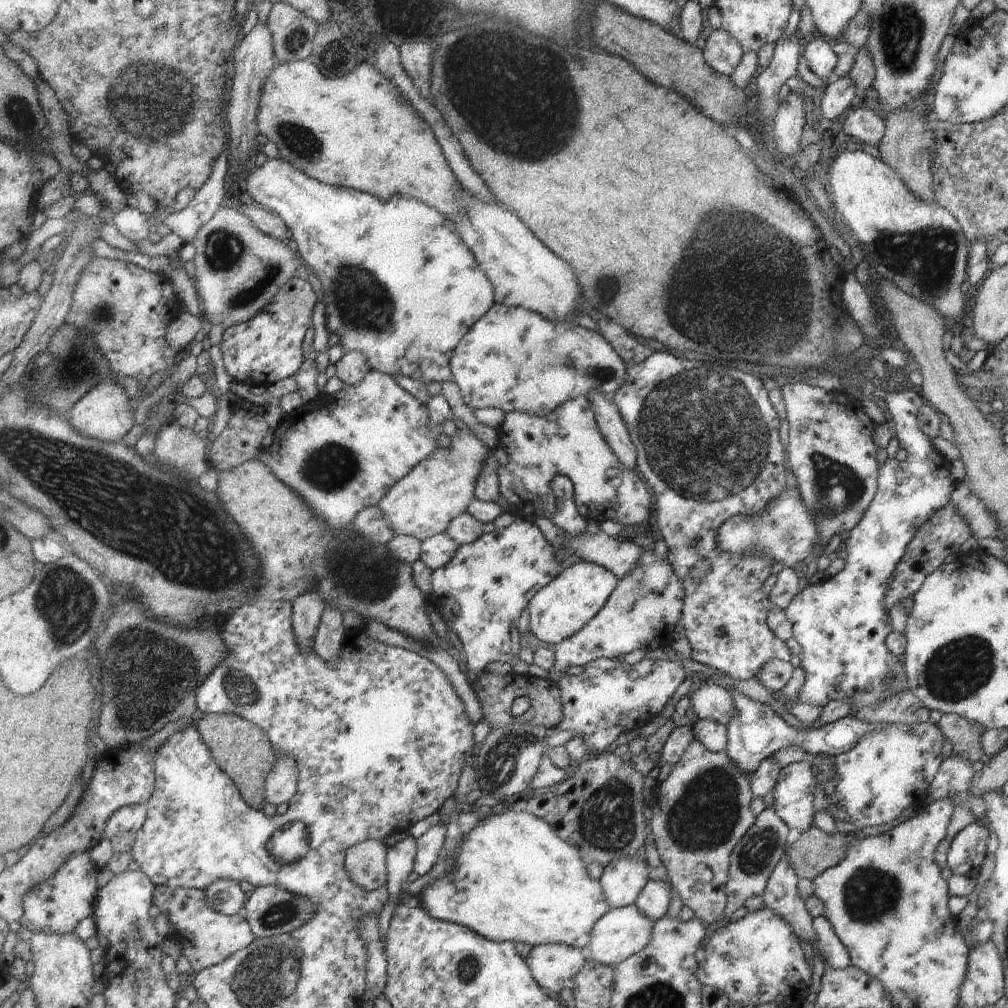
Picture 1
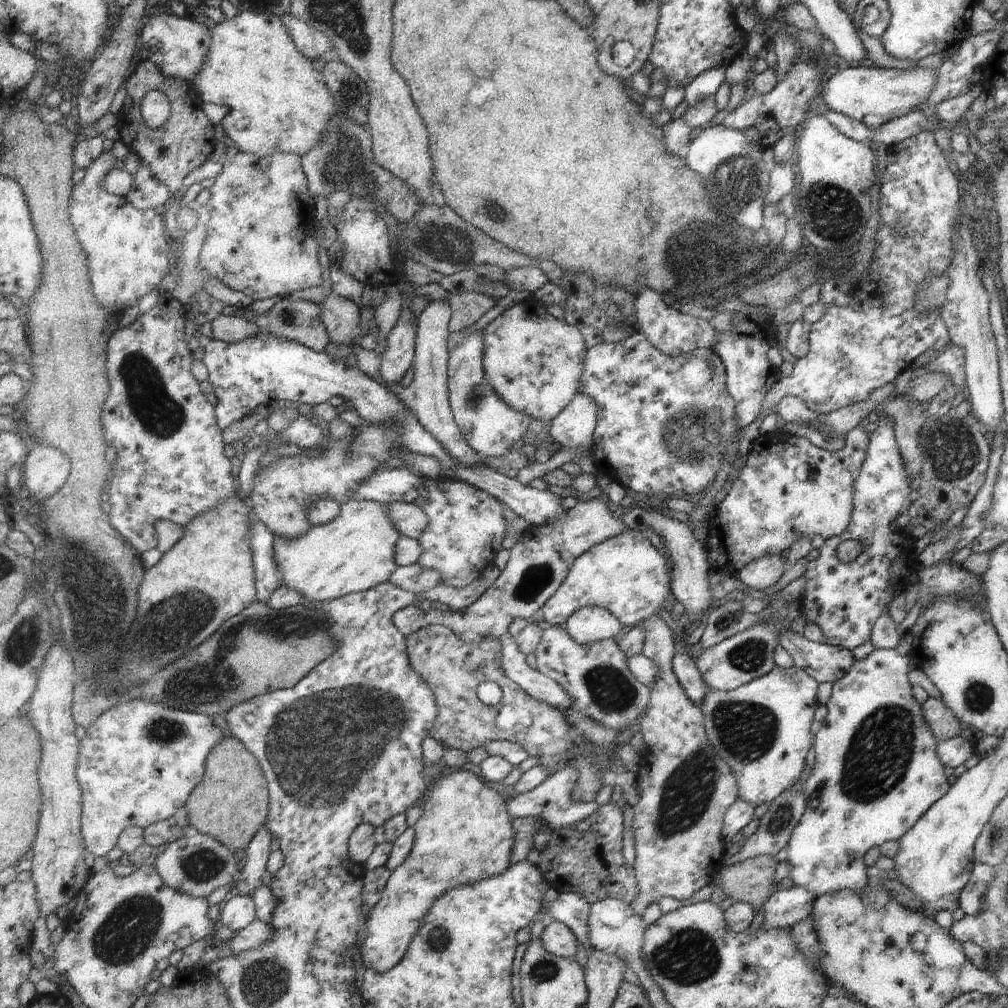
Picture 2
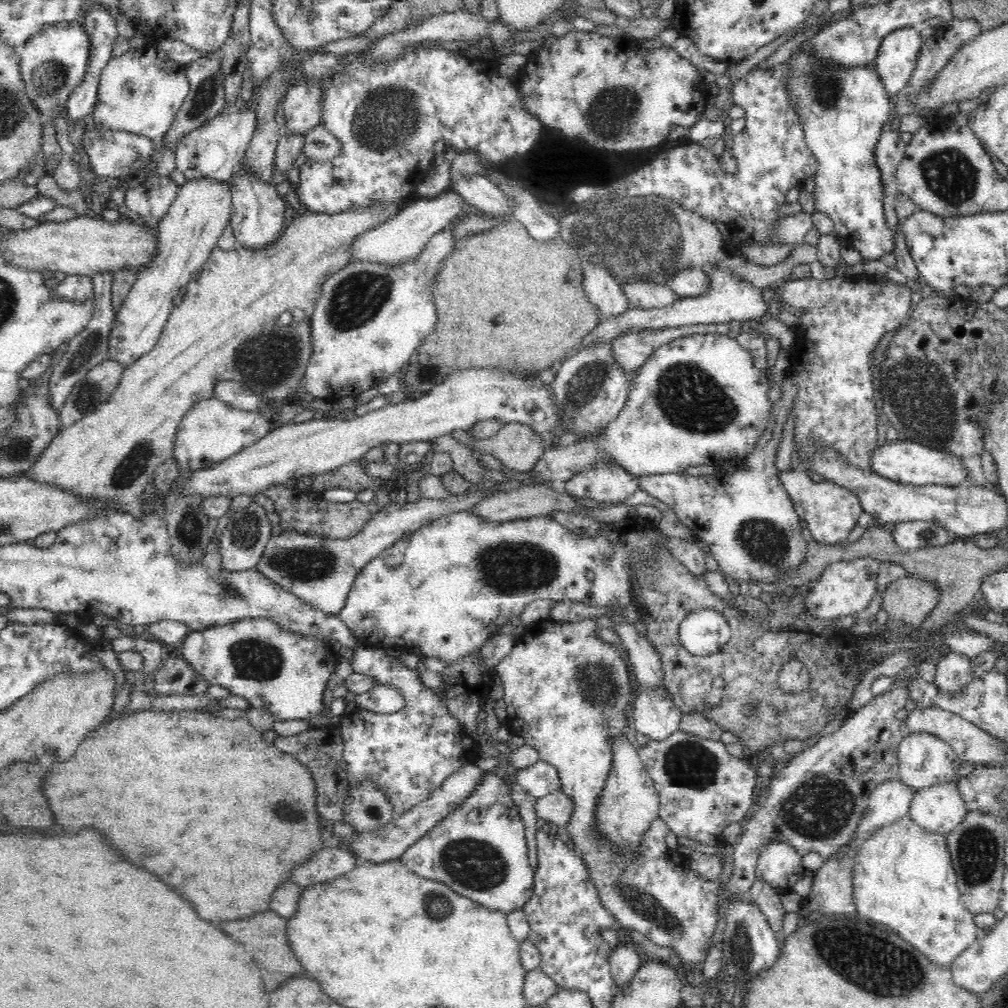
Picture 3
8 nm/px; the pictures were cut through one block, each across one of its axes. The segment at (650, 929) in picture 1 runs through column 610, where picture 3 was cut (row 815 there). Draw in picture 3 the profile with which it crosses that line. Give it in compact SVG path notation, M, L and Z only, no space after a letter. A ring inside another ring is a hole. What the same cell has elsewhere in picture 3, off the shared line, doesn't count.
M958 780L931 784L915 792L909 815L922 827L946 835L967 815L968 807Z

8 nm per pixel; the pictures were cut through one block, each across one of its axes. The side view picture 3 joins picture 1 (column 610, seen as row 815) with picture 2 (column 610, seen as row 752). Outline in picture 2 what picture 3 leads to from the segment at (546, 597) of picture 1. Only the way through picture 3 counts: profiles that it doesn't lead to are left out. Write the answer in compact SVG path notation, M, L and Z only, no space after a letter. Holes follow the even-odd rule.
M630 528L614 539L595 545L575 561L569 576L542 608L544 619L552 626L563 627L579 609L600 606L618 616L628 630L653 615L661 614L661 608L672 593L672 570L673 563L669 556L666 557L641 531Z

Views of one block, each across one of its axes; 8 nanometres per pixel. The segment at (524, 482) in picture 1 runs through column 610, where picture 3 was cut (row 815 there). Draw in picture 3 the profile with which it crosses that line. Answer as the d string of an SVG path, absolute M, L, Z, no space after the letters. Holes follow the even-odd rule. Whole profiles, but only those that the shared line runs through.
M483 771L481 779L468 796L465 796L453 811L442 817L424 836L409 846L400 860L418 876L447 884L457 893L467 896L482 907L504 912L506 915L515 910L522 910L534 896L535 870L528 860L528 840L524 833L524 821L510 795L507 778L492 771Z

